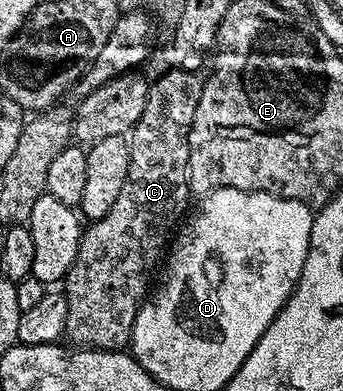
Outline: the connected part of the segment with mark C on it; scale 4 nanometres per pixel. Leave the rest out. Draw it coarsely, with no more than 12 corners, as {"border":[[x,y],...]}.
{"border":[[205,82],[150,83],[127,182],[63,281],[70,345],[124,349],[190,207]]}

